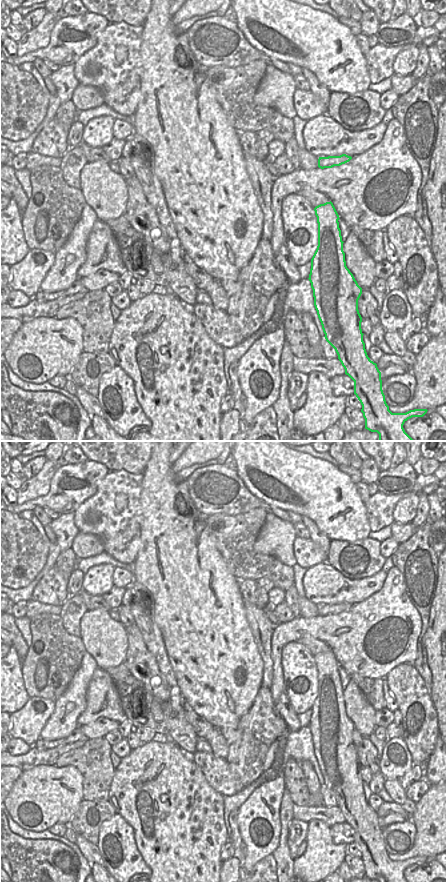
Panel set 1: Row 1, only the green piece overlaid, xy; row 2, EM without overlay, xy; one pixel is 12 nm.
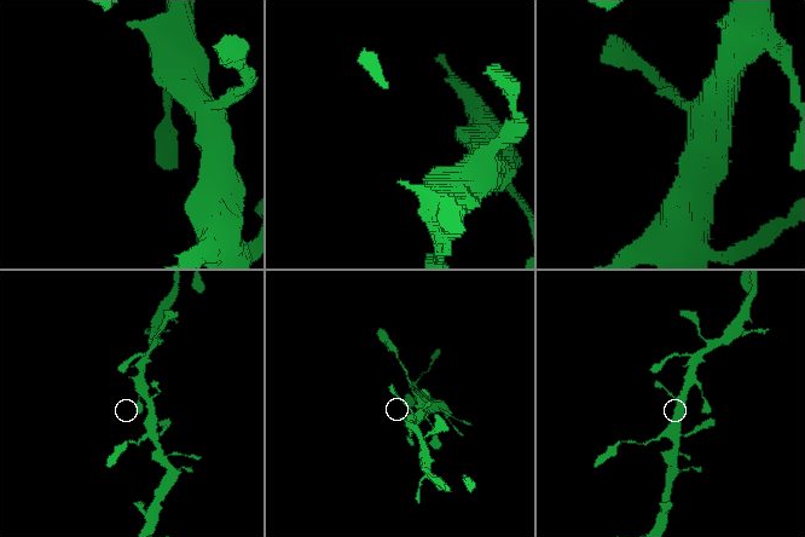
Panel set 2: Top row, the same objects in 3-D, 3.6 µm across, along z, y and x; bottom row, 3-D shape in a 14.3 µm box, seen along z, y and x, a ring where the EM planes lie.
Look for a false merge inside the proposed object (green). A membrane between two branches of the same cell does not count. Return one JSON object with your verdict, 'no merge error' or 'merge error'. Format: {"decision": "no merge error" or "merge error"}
{"decision": "no merge error"}

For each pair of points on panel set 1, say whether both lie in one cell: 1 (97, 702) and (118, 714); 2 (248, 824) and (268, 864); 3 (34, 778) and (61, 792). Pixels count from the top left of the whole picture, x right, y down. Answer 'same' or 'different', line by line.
1: same
2: different
3: same

